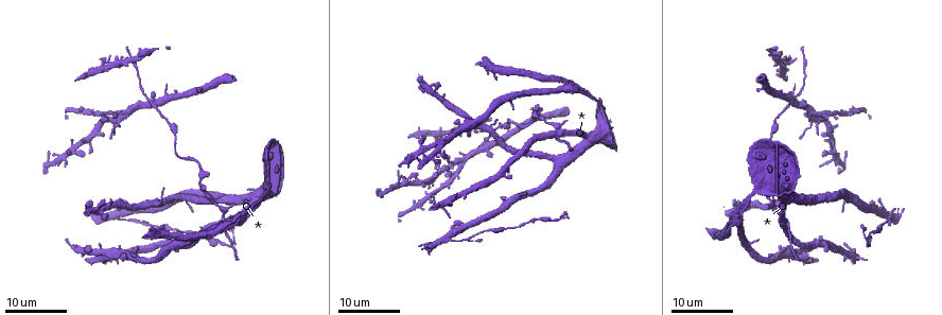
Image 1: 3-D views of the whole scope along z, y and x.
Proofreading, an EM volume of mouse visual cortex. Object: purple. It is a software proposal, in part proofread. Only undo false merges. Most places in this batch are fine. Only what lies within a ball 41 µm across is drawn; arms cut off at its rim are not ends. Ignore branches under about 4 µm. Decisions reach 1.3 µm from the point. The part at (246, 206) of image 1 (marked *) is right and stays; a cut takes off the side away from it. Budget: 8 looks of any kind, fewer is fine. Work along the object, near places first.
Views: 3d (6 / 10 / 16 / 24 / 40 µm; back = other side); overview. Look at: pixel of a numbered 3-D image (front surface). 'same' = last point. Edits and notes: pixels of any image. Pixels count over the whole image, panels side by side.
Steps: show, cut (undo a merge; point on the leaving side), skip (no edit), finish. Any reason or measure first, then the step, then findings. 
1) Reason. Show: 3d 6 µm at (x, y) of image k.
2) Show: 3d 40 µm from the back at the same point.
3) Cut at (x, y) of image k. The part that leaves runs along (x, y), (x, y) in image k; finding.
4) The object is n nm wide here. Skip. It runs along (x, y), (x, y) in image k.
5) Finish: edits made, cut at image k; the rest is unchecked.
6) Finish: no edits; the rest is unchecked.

Sudden change in width. Show: 3d 16 µm at (515, 123) of image 1.

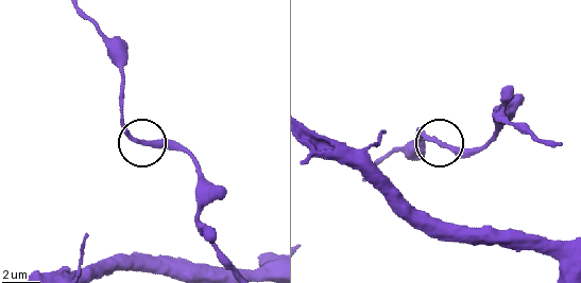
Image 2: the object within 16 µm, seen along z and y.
Show: 3d 10 µm at (435, 140) of image 2.

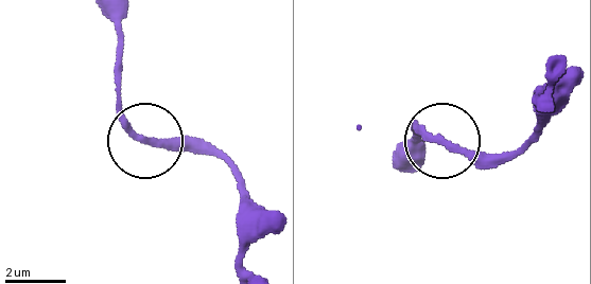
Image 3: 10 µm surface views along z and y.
Skip. It runs along (245, 266), (235, 175), (211, 155), (145, 142), (116, 86) in image 3; one cell here.

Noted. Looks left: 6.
Thick turns thin. Show: 3d 16 µm at (167, 122) of image 1.

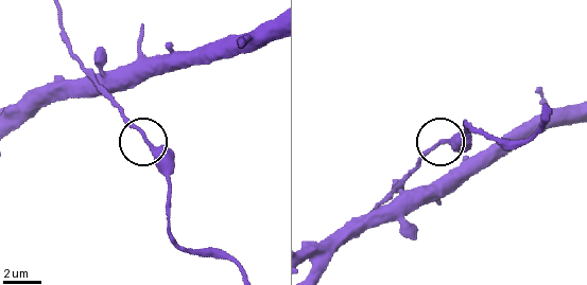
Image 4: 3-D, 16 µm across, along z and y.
Show: 3d 6 µm at (152, 143) of image 4.

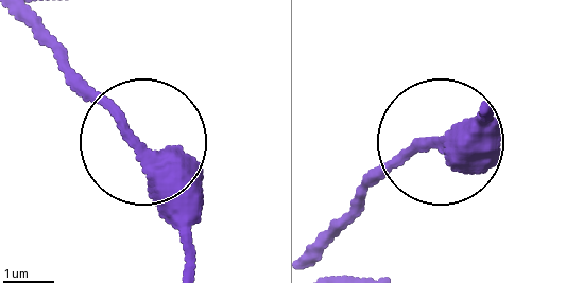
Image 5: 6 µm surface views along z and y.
The object is 400 nm wide here. Skip. It runs along (190, 268), (186, 193), (54, 57) in image 5; one cell here.

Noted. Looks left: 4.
Calibre changes. Show: 3d 24 µm at (788, 108) of image 1.

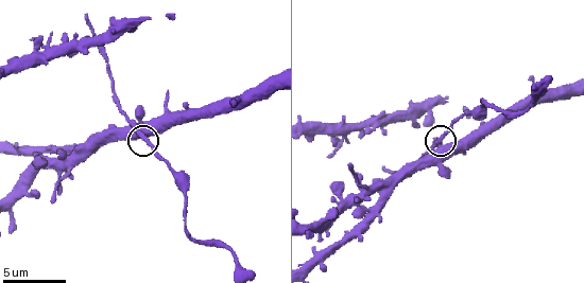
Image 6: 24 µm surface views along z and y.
Zoom in. Show: 3d 6 µm at (143, 138) of image 6.

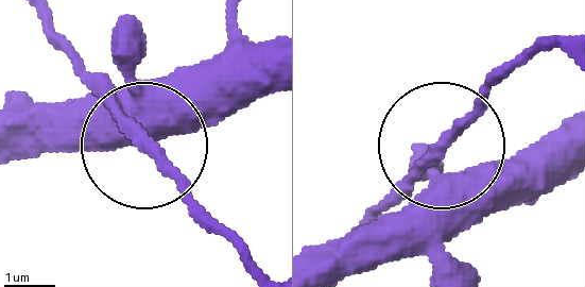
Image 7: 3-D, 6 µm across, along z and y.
Skip. It runs along (560, 40), (496, 79), (420, 205), (357, 269) in image 7; one cell here.

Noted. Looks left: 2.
Calibre changes. Show: 3d 16 µm at (142, 202) of image 1.

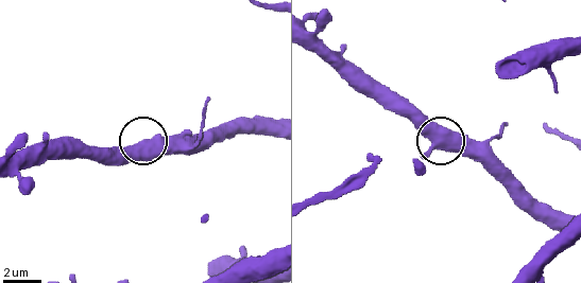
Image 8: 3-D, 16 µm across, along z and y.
Zoom in. Show: 3d 6 µm at (142, 145) of image 8.

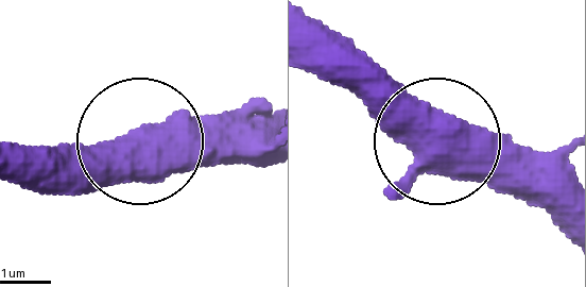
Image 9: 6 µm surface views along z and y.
Skip. One cell here.

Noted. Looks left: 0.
Finish: no edits; the rest is unchecked.

